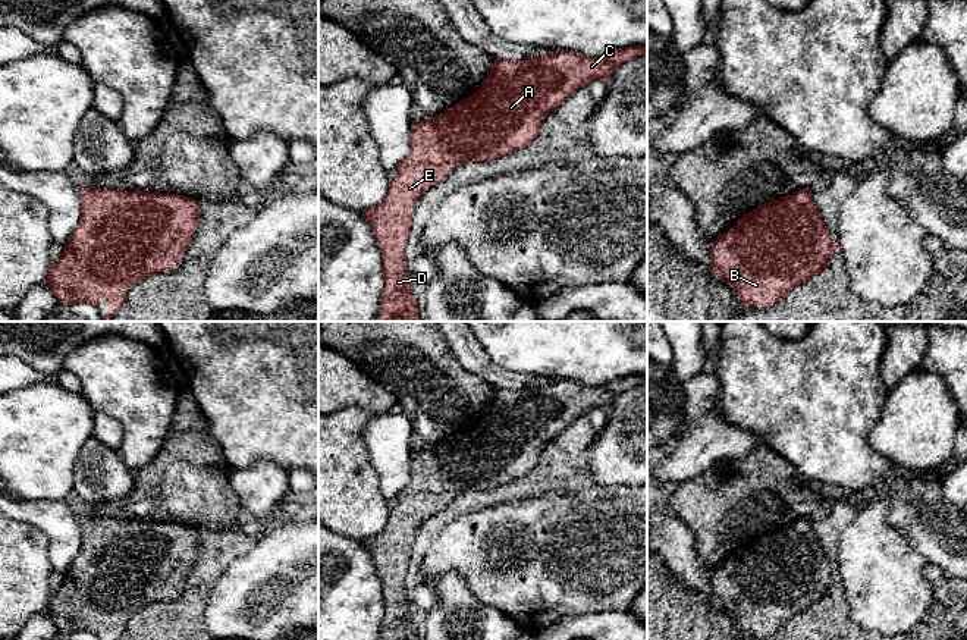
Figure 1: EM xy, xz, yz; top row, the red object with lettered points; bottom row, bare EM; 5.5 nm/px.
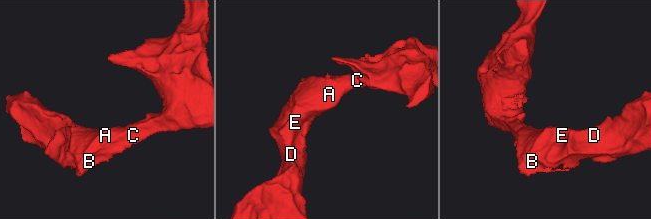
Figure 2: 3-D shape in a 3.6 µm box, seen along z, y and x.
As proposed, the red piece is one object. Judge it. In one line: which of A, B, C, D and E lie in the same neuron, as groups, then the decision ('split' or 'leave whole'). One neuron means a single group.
A B C D E; leave whole

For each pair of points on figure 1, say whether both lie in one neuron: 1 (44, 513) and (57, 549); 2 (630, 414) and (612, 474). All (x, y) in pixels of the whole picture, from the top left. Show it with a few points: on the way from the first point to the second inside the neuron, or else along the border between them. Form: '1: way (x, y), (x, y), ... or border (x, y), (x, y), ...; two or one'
1: way (53, 521), (57, 526), (57, 540); one
2: way (630, 429), (630, 446), (617, 460); one

